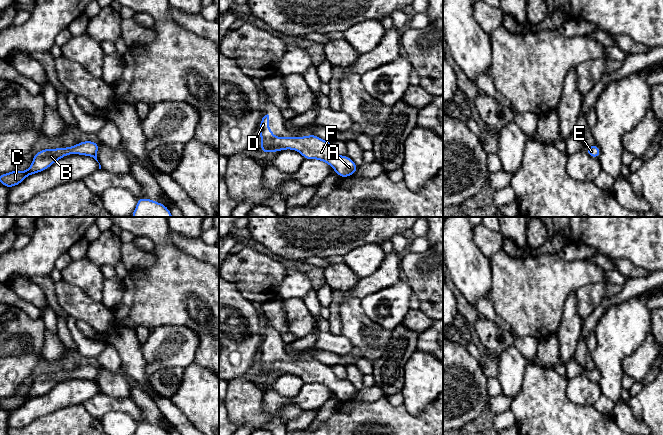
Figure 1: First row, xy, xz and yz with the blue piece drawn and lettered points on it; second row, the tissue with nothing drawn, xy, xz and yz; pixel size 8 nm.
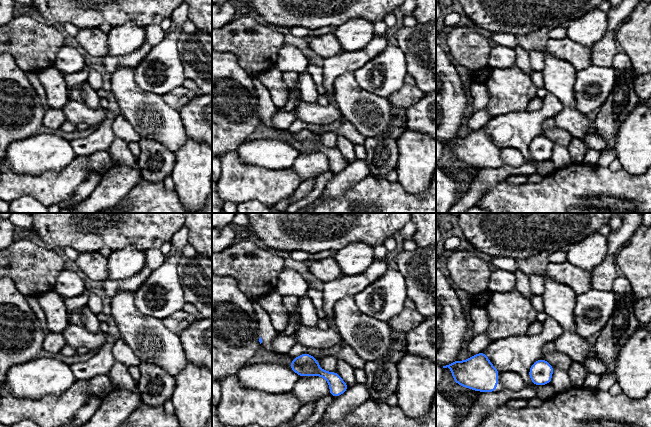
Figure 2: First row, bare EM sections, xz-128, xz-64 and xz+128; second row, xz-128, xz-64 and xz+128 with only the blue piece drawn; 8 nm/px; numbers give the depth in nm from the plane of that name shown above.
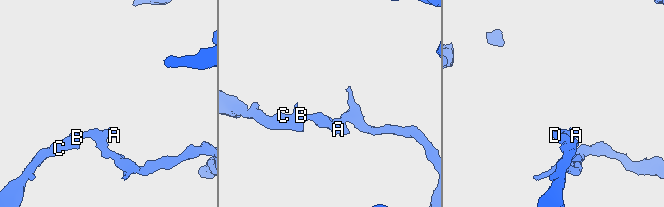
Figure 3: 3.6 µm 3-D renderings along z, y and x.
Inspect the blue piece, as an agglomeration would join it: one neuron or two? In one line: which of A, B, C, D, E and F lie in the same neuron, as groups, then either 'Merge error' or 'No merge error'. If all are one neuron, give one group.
Groups: A B C D E F. No merge error

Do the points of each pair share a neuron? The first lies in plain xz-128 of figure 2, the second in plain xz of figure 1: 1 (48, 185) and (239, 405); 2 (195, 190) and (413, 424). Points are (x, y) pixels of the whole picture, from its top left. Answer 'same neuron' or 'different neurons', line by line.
1: same neuron
2: different neurons

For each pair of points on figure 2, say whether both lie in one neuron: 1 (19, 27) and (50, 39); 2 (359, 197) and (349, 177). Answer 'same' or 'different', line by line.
1: same
2: different

